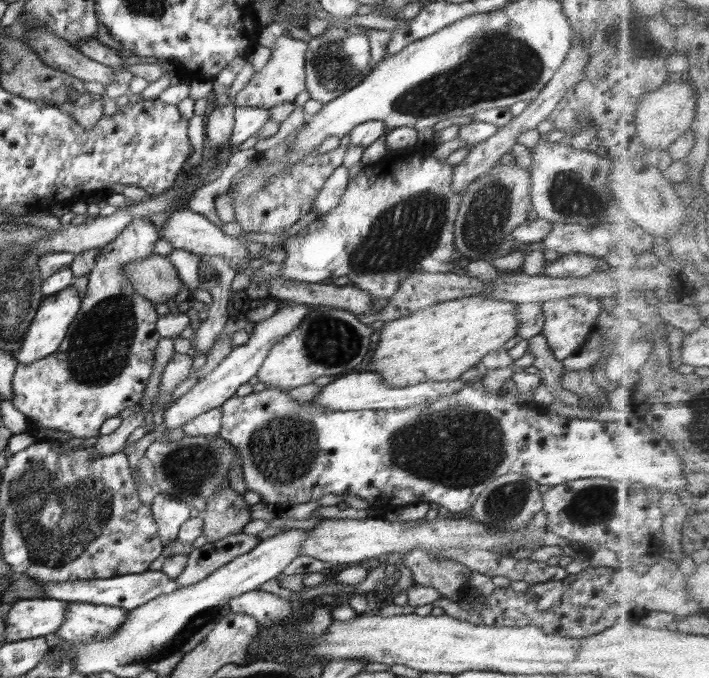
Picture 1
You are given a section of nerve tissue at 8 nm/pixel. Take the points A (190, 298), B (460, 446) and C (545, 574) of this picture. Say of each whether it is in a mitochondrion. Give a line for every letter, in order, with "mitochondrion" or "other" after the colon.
A: other
B: mitochondrion
C: other

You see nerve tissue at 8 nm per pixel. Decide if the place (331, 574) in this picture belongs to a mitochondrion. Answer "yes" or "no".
no

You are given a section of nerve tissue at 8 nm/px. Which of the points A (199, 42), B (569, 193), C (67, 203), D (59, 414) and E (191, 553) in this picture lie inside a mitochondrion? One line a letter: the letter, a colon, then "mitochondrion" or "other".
A: other
B: mitochondrion
C: other
D: other
E: other

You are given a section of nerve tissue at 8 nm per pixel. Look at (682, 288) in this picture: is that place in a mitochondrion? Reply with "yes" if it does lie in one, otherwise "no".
no

